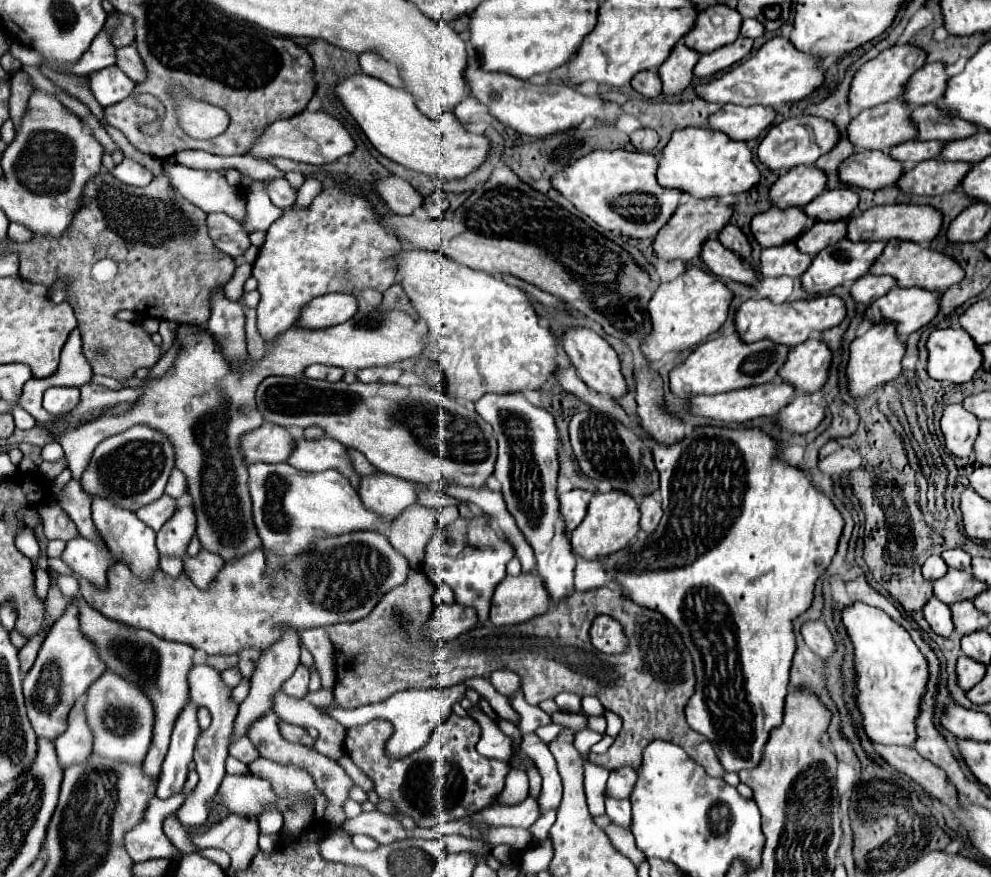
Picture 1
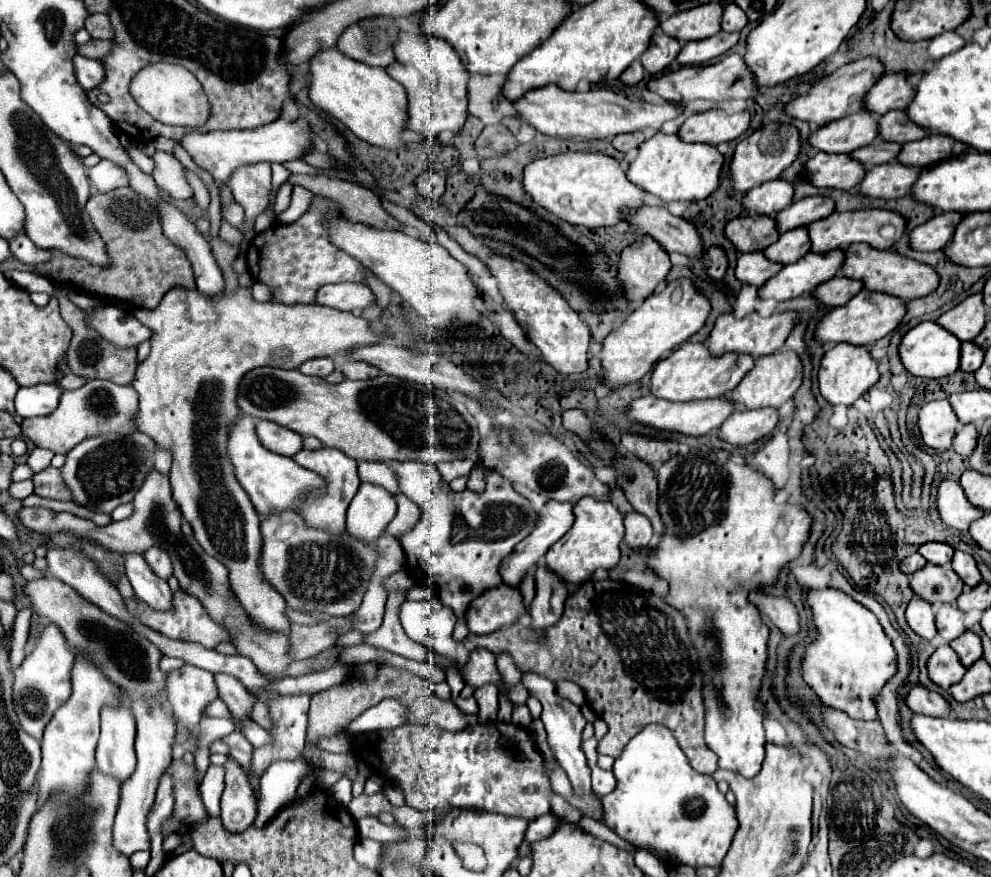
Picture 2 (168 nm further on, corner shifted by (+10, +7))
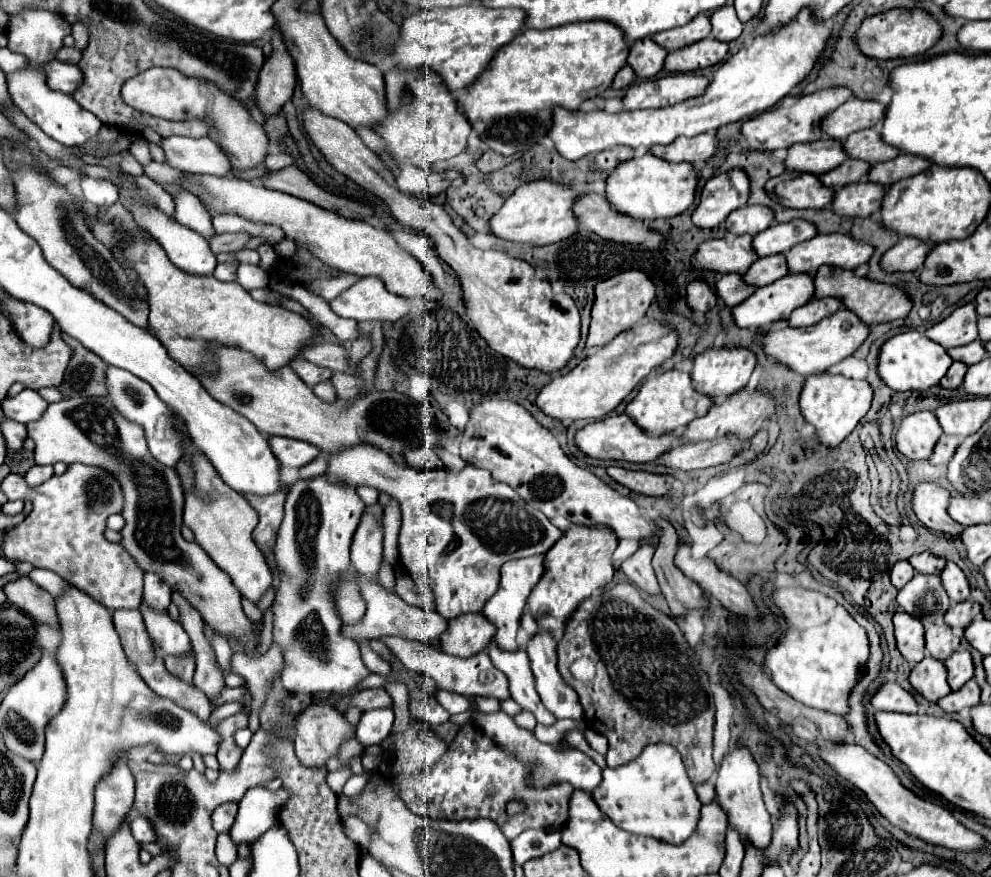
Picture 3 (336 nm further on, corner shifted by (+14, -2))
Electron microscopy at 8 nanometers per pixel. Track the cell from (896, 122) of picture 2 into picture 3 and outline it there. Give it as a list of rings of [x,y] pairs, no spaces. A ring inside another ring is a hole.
[[[862,129],[862,131],[852,133],[844,141],[844,153],[852,159],[862,159],[870,165],[880,163],[880,161],[888,161],[888,159],[894,159],[900,155],[900,151],[882,143],[880,133],[876,129]]]

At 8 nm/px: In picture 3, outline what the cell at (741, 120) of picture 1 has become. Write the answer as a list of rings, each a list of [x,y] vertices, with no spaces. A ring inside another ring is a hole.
[[[704,133],[700,137],[678,137],[672,145],[656,145],[650,149],[654,157],[670,163],[698,163],[712,157],[716,151],[714,133]]]

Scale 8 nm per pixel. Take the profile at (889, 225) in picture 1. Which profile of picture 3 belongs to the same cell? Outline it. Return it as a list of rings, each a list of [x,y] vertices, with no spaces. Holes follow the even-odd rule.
[[[816,235],[792,247],[786,253],[788,273],[814,273],[820,265],[830,265],[838,269],[856,269],[868,263],[874,249],[864,241],[854,241],[848,235]]]

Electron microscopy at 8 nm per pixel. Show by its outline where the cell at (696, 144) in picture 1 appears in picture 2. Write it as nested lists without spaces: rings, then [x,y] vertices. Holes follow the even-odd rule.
[[[656,132],[640,144],[638,158],[630,162],[626,174],[628,180],[662,200],[702,200],[720,186],[722,166],[724,156],[714,144],[688,144],[676,134]]]

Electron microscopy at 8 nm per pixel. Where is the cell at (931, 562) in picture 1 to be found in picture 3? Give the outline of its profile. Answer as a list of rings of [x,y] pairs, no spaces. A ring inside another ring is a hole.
[[[898,561],[898,563],[894,565],[892,573],[890,573],[890,577],[892,577],[892,585],[894,585],[896,589],[902,589],[902,587],[912,579],[912,575],[914,575],[912,565],[910,565],[908,561]]]

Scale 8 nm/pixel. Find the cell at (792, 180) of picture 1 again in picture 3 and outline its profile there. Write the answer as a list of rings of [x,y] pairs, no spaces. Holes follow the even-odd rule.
[[[746,205],[728,215],[726,231],[734,233],[734,235],[752,235],[754,237],[756,233],[768,229],[772,221],[774,221],[774,217],[768,207]]]

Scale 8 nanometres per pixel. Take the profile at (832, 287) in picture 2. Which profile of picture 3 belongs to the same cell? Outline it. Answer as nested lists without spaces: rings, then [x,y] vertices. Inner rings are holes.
[[[834,297],[812,299],[806,305],[792,311],[792,315],[788,319],[788,325],[790,327],[810,327],[810,325],[816,325],[818,321],[822,321],[824,317],[830,317],[838,309],[840,309],[840,301],[834,299]]]

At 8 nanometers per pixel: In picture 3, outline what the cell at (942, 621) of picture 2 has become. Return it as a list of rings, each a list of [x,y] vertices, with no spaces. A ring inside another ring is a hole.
[[[934,623],[926,627],[926,651],[938,661],[946,661],[960,645],[960,639],[952,633],[946,623]]]

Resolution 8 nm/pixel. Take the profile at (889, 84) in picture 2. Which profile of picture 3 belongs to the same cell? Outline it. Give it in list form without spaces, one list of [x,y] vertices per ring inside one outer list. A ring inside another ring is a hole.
[[[848,99],[838,109],[828,113],[824,121],[820,121],[820,129],[824,137],[844,141],[844,137],[848,137],[854,131],[876,127],[884,119],[884,109],[886,105],[882,103]]]

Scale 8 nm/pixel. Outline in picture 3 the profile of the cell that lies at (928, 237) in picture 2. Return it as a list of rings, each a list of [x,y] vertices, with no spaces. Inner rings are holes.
[[[904,237],[900,239],[894,247],[890,247],[882,259],[880,259],[880,269],[886,273],[894,271],[918,271],[926,259],[926,253],[934,245],[928,241]]]

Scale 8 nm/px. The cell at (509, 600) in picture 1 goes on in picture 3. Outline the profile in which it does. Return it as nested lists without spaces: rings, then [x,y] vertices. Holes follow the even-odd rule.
[[[468,613],[448,619],[446,631],[440,635],[440,651],[454,657],[472,657],[486,649],[496,629],[482,613]]]

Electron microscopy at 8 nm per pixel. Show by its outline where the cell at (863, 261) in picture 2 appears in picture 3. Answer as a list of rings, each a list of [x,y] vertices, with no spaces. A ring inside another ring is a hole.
[[[824,265],[816,273],[812,273],[812,281],[814,281],[814,297],[816,299],[822,299],[822,297],[842,299],[844,307],[850,309],[852,313],[856,313],[860,317],[860,321],[864,321],[866,325],[902,319],[912,309],[912,303],[902,289],[898,289],[894,285],[886,285],[886,283],[880,285],[878,281],[870,281],[866,277],[856,277],[852,271],[832,269],[832,267]]]

